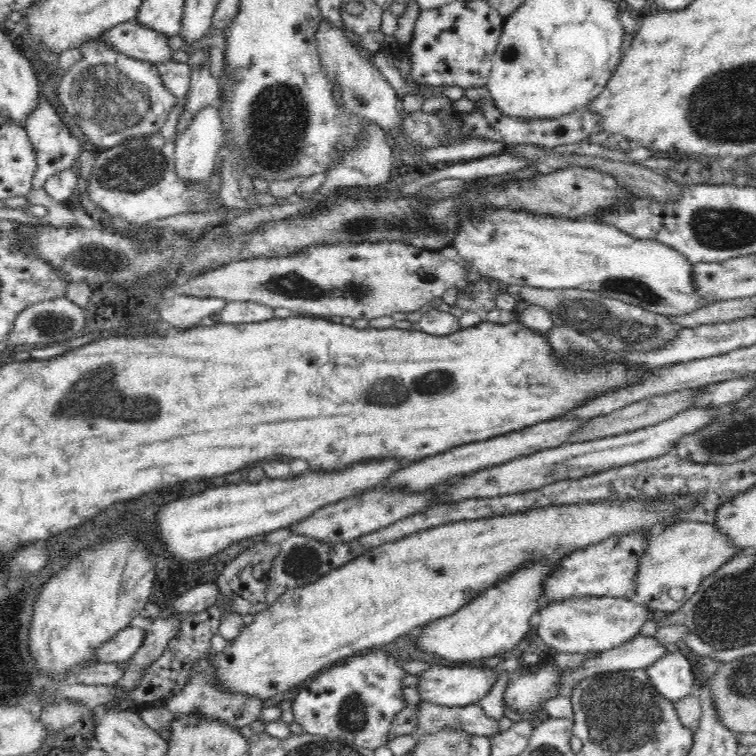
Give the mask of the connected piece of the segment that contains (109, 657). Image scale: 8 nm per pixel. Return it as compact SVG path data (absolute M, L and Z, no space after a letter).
M128 626L109 641L103 642L96 650L97 663L123 663L132 660L132 656L140 650L146 632L142 628Z

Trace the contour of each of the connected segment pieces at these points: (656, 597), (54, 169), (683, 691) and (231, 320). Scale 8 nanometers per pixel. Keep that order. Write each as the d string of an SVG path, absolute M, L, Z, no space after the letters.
M678 521L664 528L658 534L651 534L648 548L642 554L642 558L638 560L636 578L634 578L637 585L636 600L648 609L673 615L678 614L682 606L696 594L701 582L736 555L738 555L738 549L732 545L732 541L714 523Z
M41 92L38 107L28 116L25 128L36 152L37 170L32 182L33 188L43 188L46 180L54 174L58 174L62 170L72 169L72 166L77 162L77 158L82 154L80 142L70 134L68 128L56 114L54 106Z
M680 651L662 656L658 662L648 666L650 682L654 688L669 701L675 703L689 694L694 677L691 663Z
M227 301L219 313L220 322L224 324L264 322L274 318L273 308L252 301Z

